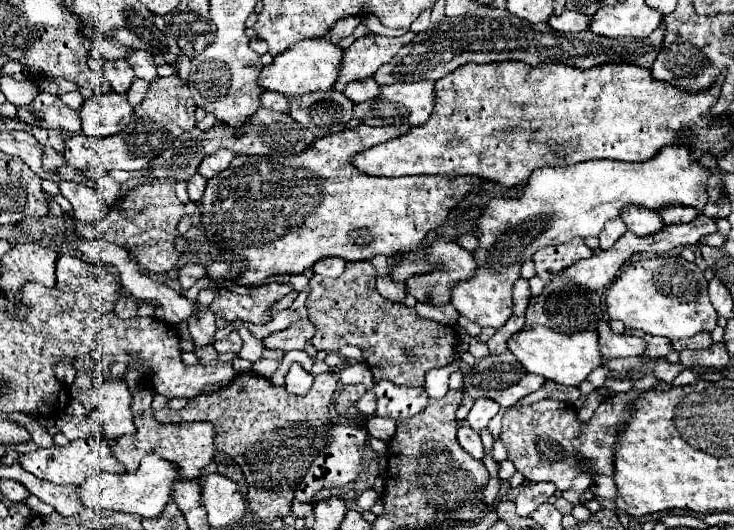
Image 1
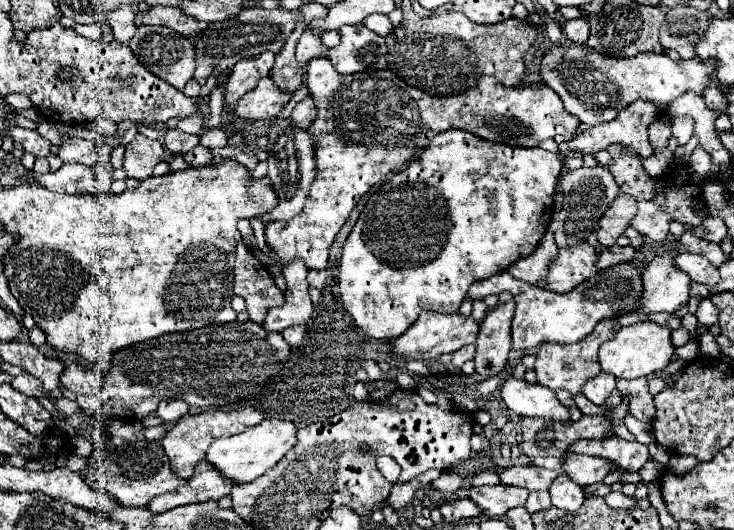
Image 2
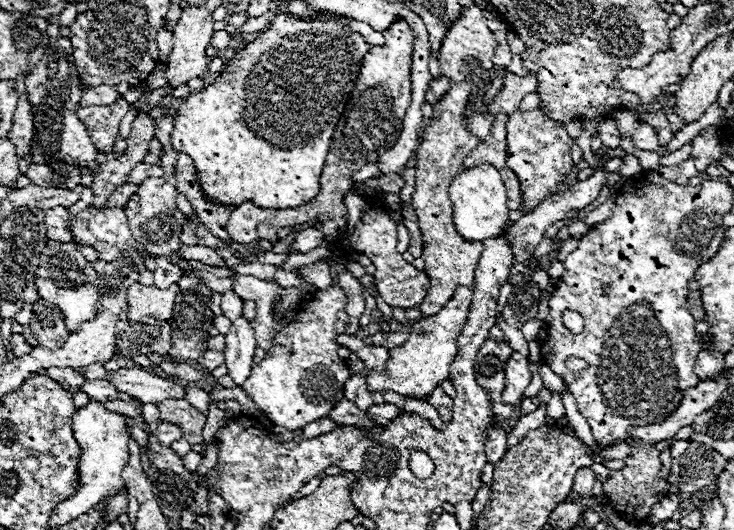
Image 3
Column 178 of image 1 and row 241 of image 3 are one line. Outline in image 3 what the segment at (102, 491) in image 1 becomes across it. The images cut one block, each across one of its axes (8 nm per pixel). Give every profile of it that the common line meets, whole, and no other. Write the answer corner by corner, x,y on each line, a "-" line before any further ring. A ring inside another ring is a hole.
478,164
474,168
464,168
448,186
448,196
452,200
454,208
454,224
456,230
468,238
482,242
484,238
496,238
508,220
508,208
506,208
506,190
500,178
500,172
492,164

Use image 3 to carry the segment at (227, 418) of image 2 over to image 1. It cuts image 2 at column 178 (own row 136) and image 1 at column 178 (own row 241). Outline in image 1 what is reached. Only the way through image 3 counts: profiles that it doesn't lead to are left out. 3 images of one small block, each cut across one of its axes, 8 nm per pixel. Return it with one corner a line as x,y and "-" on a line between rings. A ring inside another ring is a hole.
149,389
138,390
132,395
134,412
134,436
124,436
112,444
114,456
126,466
128,472
136,472
142,456
158,454
178,466
182,478
198,478
202,468
214,460
214,436
216,428
210,422
180,422
180,424
160,424
152,418
151,402
153,394

